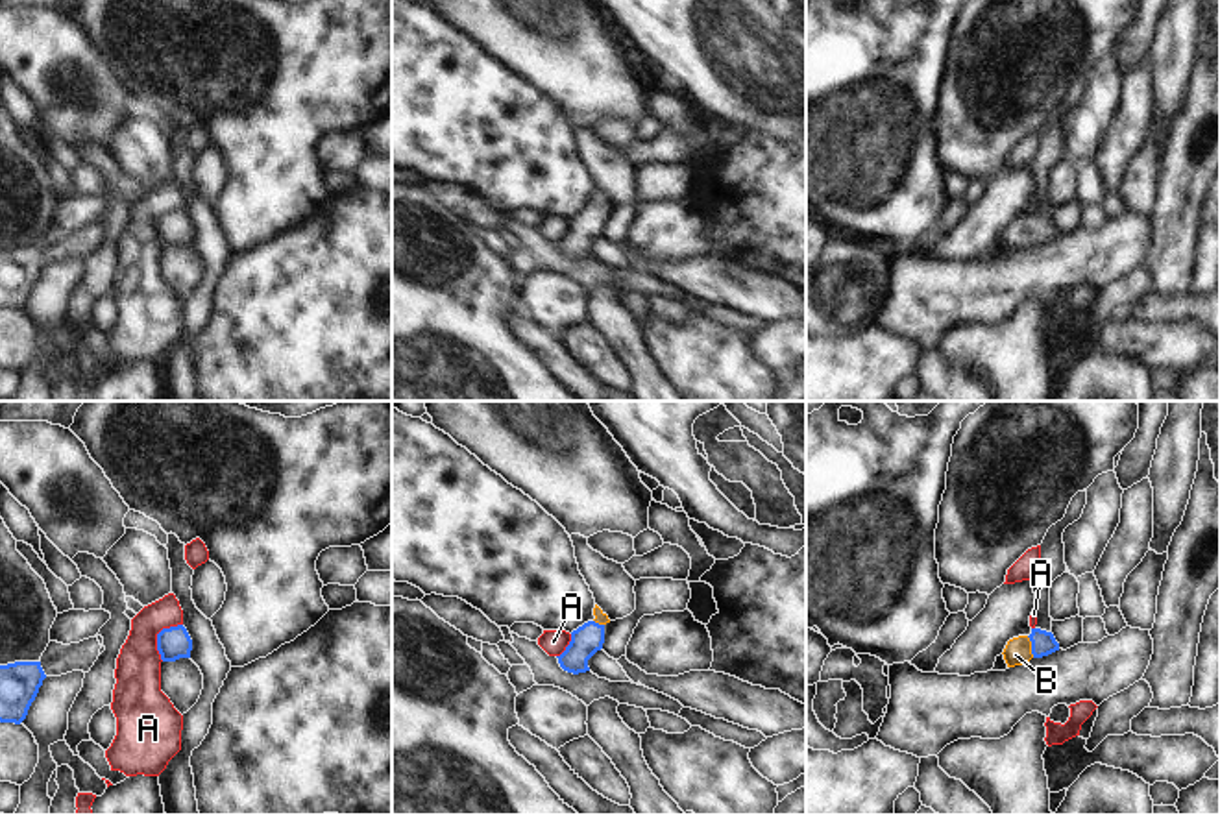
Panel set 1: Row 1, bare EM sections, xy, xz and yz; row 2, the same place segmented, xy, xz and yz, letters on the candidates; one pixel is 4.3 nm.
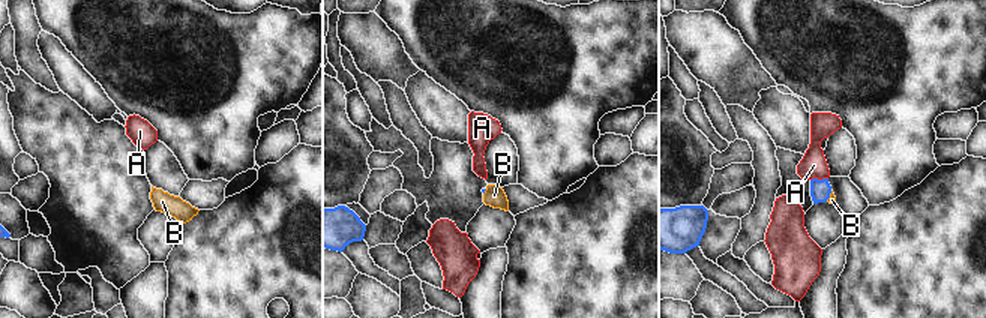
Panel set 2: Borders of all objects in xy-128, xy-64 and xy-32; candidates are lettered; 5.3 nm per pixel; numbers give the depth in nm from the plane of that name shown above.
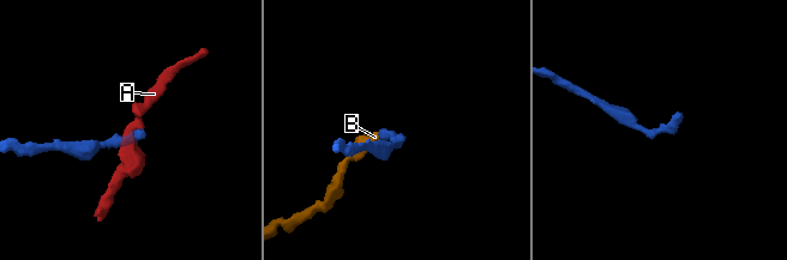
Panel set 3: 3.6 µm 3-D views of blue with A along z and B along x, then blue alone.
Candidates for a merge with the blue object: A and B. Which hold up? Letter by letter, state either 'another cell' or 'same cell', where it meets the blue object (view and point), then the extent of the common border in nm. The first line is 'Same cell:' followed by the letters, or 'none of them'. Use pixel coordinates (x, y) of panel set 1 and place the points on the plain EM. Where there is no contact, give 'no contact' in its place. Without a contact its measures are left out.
Same cell: B
A: another cell; meets blue in xy at (158, 222); contact 190 nm long
B: same cell; meets blue in yz at (1032, 233); contact 100 nm long

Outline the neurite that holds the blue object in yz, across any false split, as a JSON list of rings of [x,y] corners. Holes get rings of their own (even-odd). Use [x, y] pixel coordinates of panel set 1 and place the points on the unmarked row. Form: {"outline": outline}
{"outline": [[[1031,214],[1030,222],[1019,222],[1007,227],[1004,235],[1004,246],[1007,253],[1022,251],[1031,244],[1043,244],[1059,237],[1052,218]]]}

